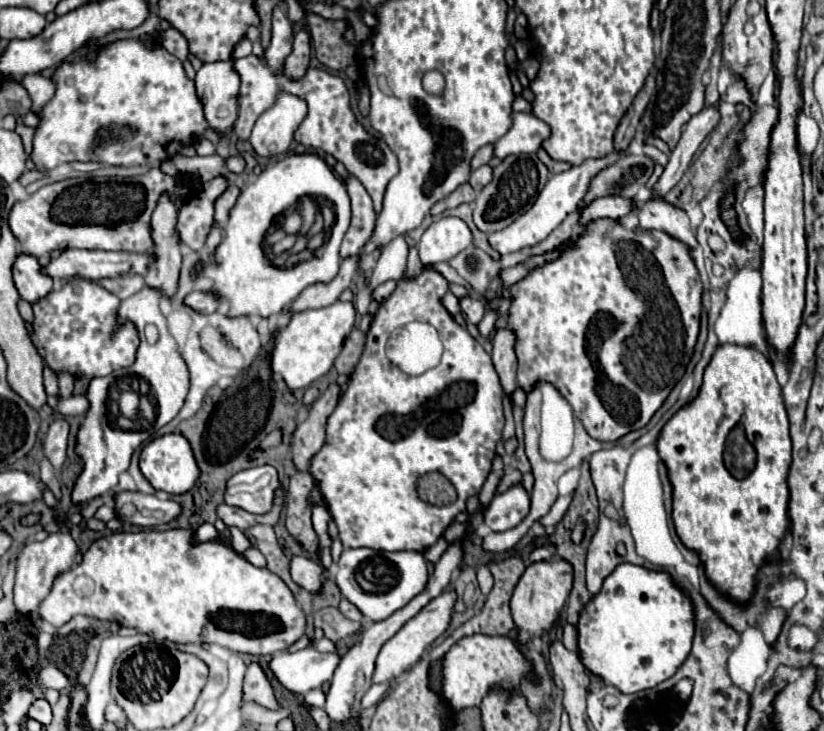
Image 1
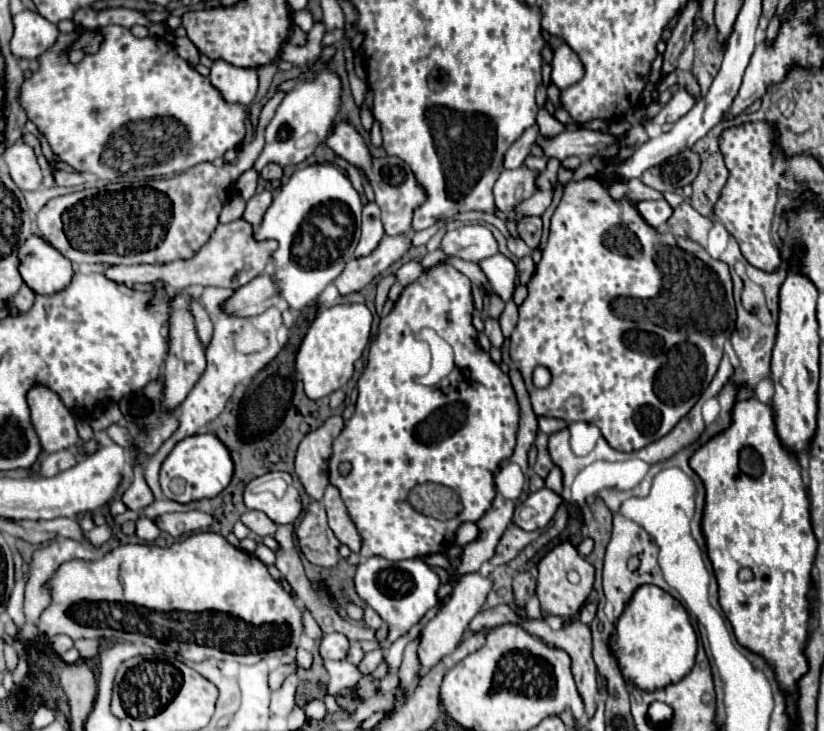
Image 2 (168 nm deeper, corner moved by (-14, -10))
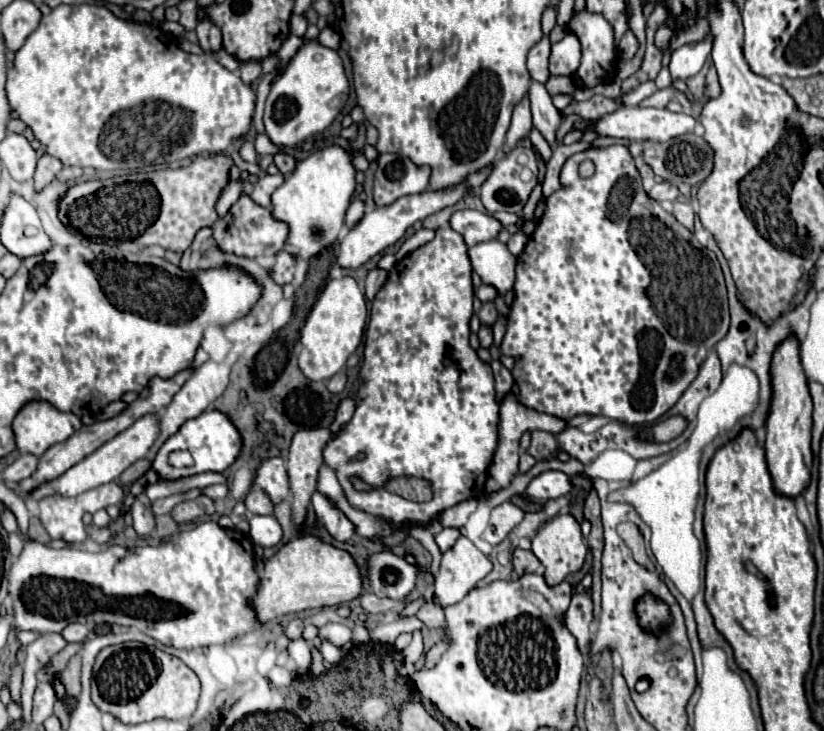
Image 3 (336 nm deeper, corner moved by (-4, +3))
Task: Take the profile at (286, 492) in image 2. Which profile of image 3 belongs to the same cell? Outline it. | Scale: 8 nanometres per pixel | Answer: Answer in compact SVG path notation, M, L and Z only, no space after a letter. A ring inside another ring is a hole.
M271 457L263 461L255 471L253 487L265 491L273 505L285 501L291 492L284 460L281 457Z

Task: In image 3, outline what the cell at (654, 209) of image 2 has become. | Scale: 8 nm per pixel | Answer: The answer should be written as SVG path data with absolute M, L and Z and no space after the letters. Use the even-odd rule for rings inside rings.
M661 181L661 183L657 183L649 193L647 193L651 199L655 199L655 201L665 201L665 199L669 199L669 201L675 201L677 197L679 197L679 191L677 191L677 187L675 185L671 185L669 181Z

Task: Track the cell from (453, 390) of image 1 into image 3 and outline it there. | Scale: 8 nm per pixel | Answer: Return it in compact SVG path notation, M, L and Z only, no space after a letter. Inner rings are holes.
M449 227L437 229L433 241L409 253L393 267L393 271L389 271L387 283L373 301L365 331L363 365L353 383L355 413L323 449L325 465L335 471L349 505L385 519L393 527L405 523L429 525L441 511L471 499L477 491L477 481L483 481L485 487L487 467L497 449L501 419L493 371L469 345L469 323L473 315L471 271L467 245L461 241L461 235L453 233ZM401 475L431 481L435 491L433 499L429 503L411 503L399 495L387 493L383 483ZM351 477L359 477L373 489L357 491Z

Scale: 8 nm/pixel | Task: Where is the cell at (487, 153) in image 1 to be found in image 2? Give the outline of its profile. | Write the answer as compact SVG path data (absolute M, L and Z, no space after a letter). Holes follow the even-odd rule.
M535 124L535 126L529 126L529 128L521 134L521 138L511 144L511 148L509 148L507 154L505 154L505 168L519 168L519 166L525 162L525 158L529 156L531 146L535 144L537 134L539 134L539 126L537 126L537 124Z

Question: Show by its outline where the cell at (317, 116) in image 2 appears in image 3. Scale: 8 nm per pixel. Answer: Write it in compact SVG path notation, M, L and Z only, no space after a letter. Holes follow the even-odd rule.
M303 41L283 75L271 85L265 101L265 135L277 147L295 147L307 137L321 133L341 113L349 97L349 81L345 77L341 57L317 41Z

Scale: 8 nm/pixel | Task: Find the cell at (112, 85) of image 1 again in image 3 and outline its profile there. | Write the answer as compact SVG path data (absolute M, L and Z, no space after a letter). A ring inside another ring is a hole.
M59 5L49 15L45 15L39 27L27 37L23 47L15 53L13 67L7 73L5 91L7 91L7 99L13 111L19 115L21 121L25 121L33 129L35 139L41 141L41 145L45 147L49 155L57 157L65 167L77 165L77 167L93 167L93 169L103 169L103 171L161 165L161 163L171 163L171 161L179 161L185 157L195 157L199 153L223 153L237 137L249 131L253 109L255 109L253 89L245 85L237 73L225 69L213 55L185 53L177 45L177 37L161 31L159 27L117 19L109 9L97 7L97 5Z

